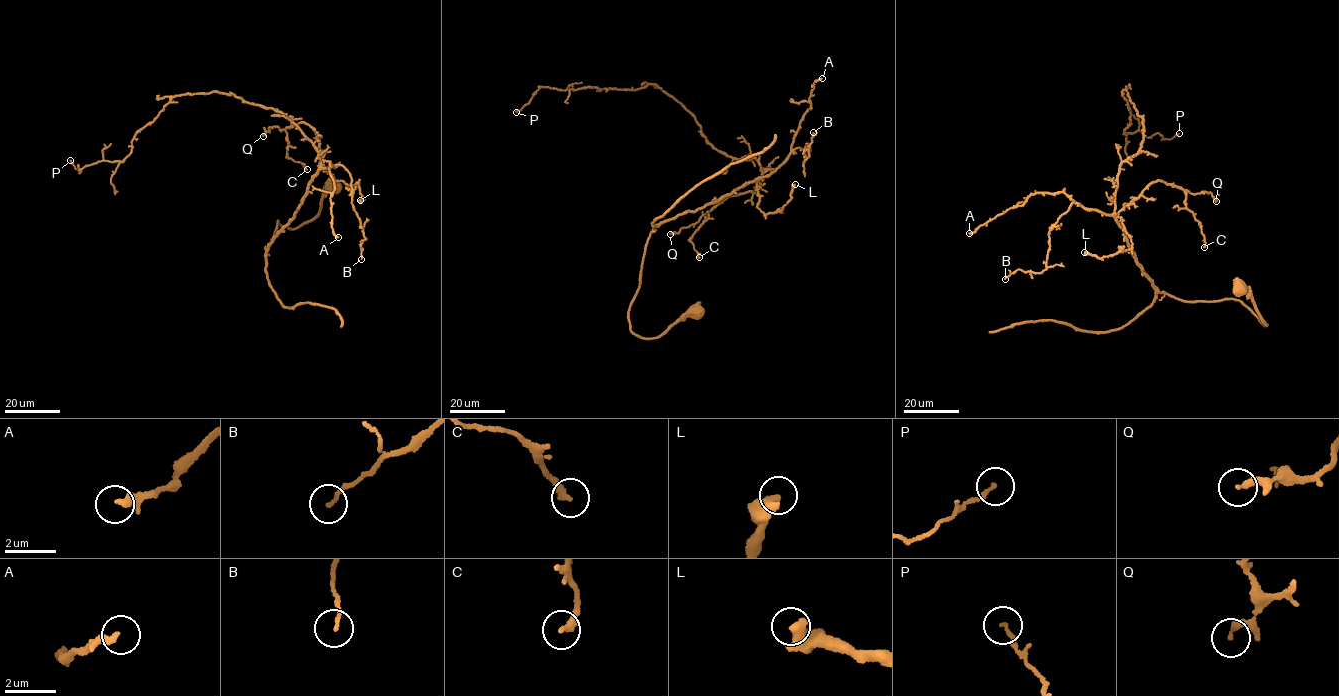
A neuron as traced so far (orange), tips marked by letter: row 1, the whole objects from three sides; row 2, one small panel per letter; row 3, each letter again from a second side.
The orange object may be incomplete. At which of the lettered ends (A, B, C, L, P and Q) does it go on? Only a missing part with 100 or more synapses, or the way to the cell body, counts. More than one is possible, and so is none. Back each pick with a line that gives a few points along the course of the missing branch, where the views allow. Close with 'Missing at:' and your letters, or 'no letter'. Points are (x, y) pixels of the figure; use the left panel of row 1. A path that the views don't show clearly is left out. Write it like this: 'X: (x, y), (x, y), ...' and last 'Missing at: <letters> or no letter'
Missing at: no letter

